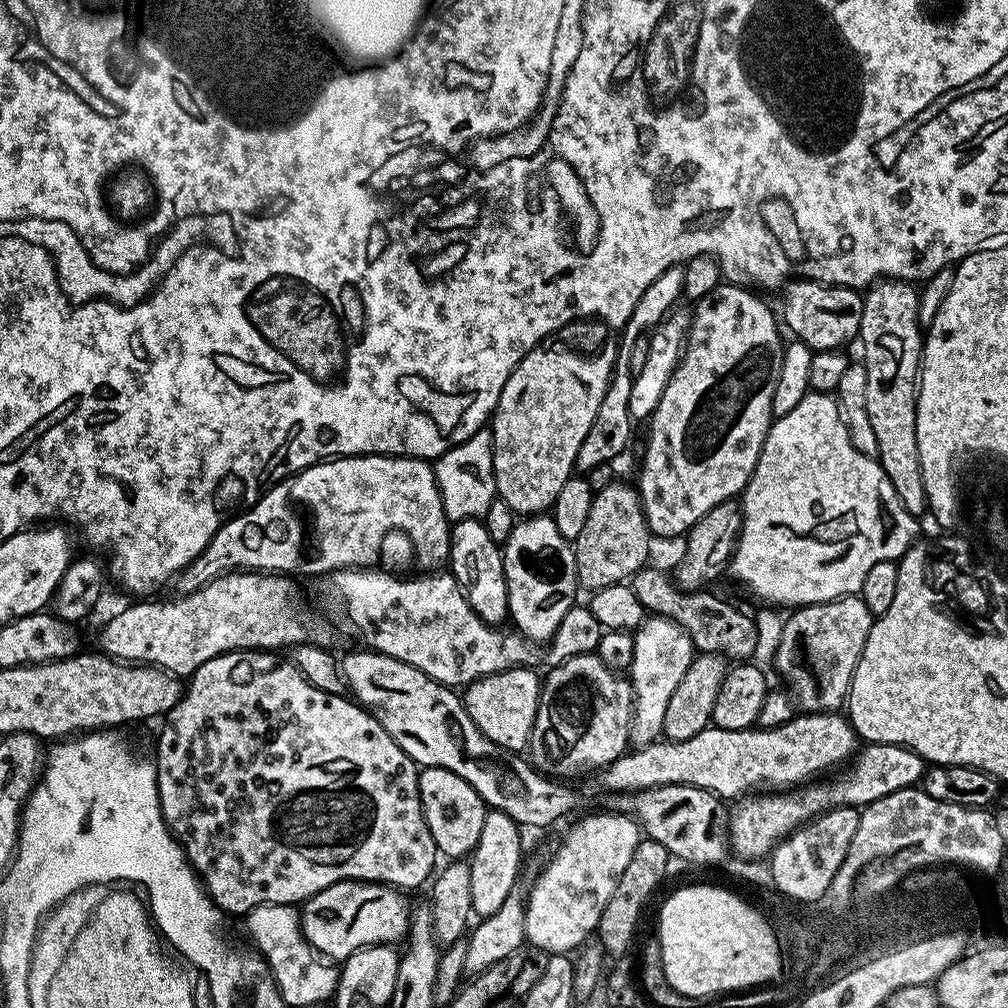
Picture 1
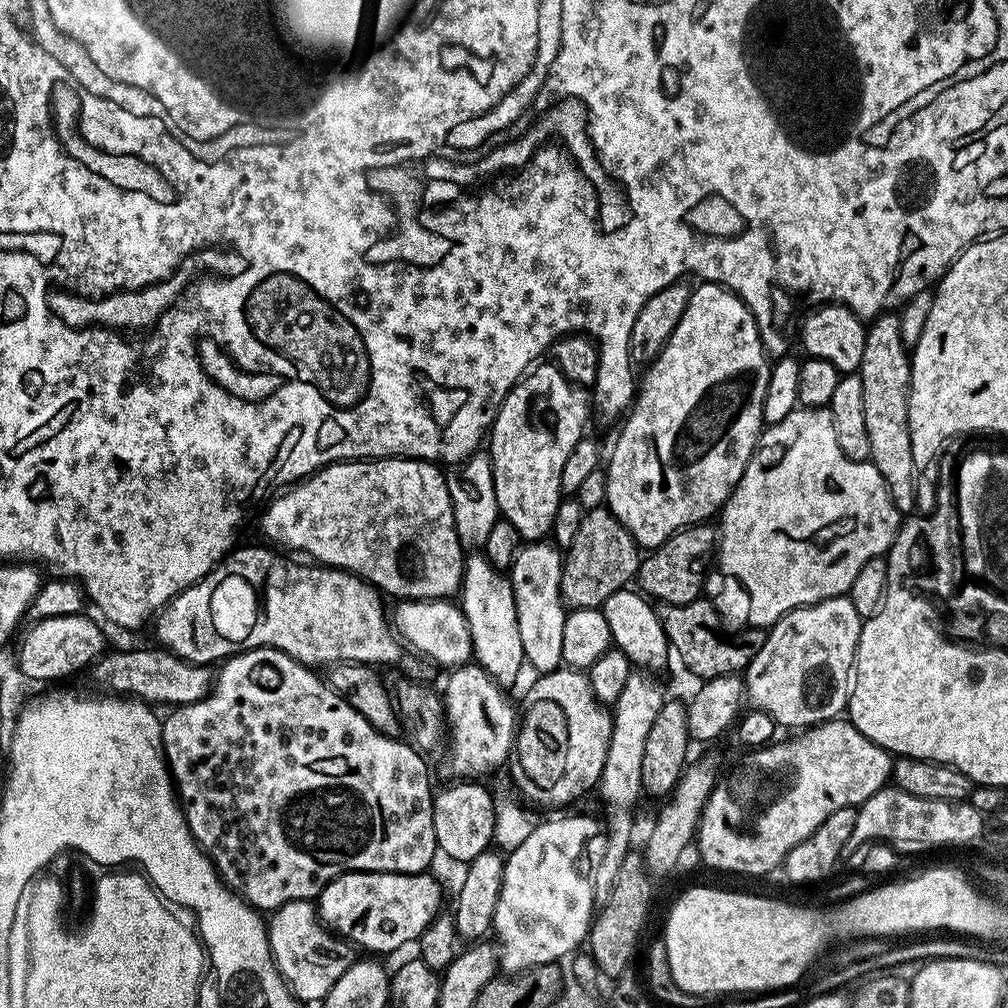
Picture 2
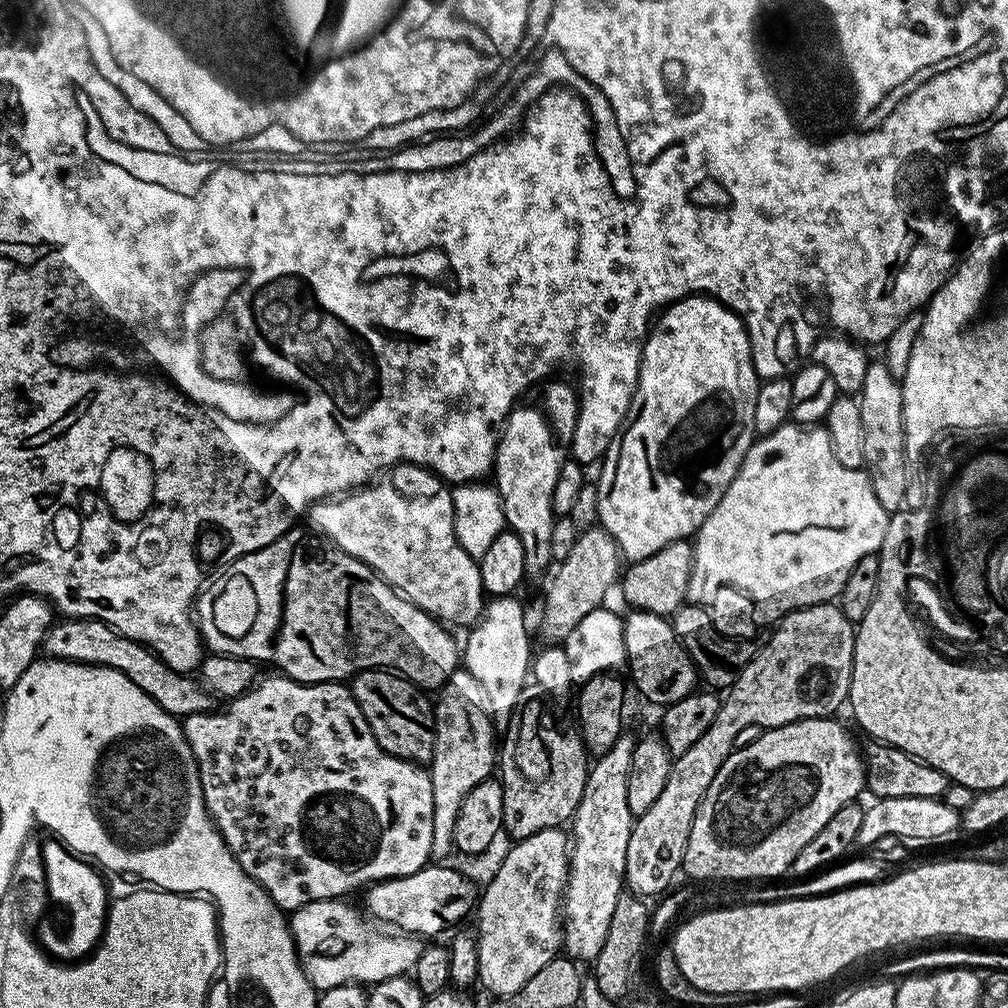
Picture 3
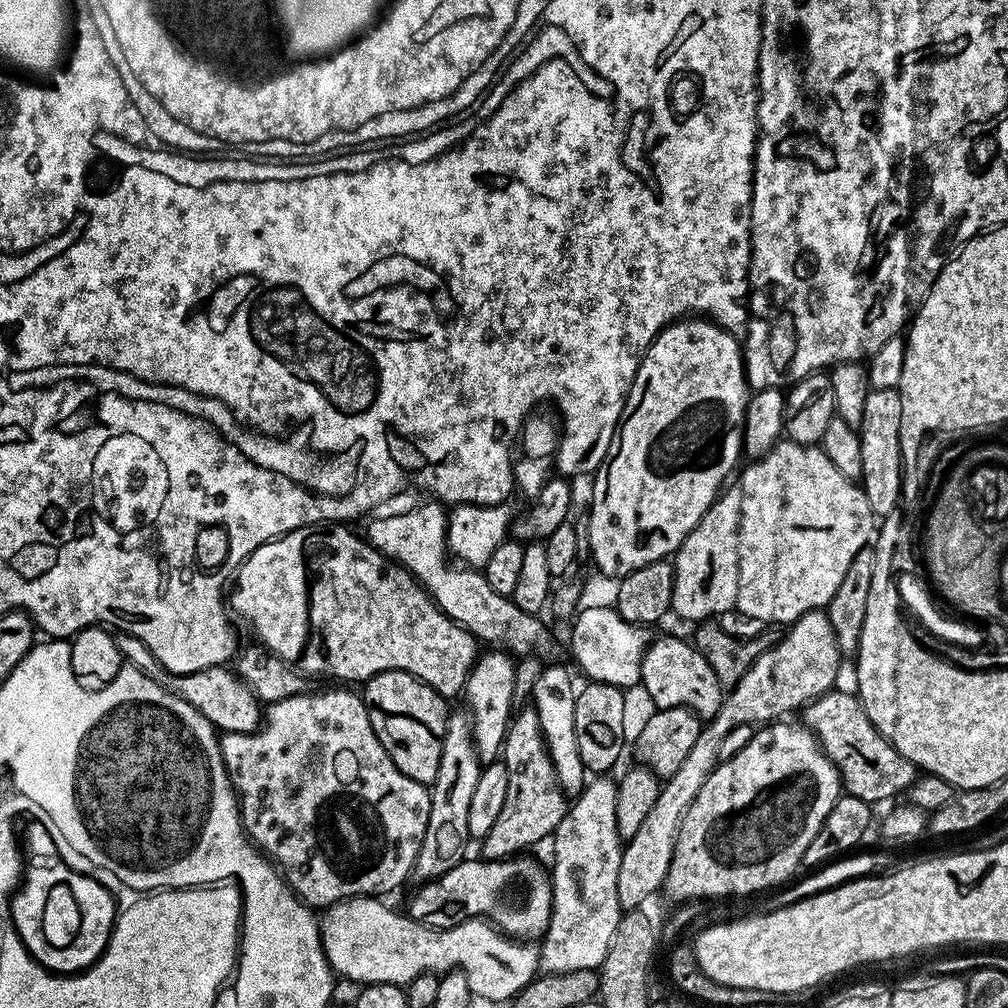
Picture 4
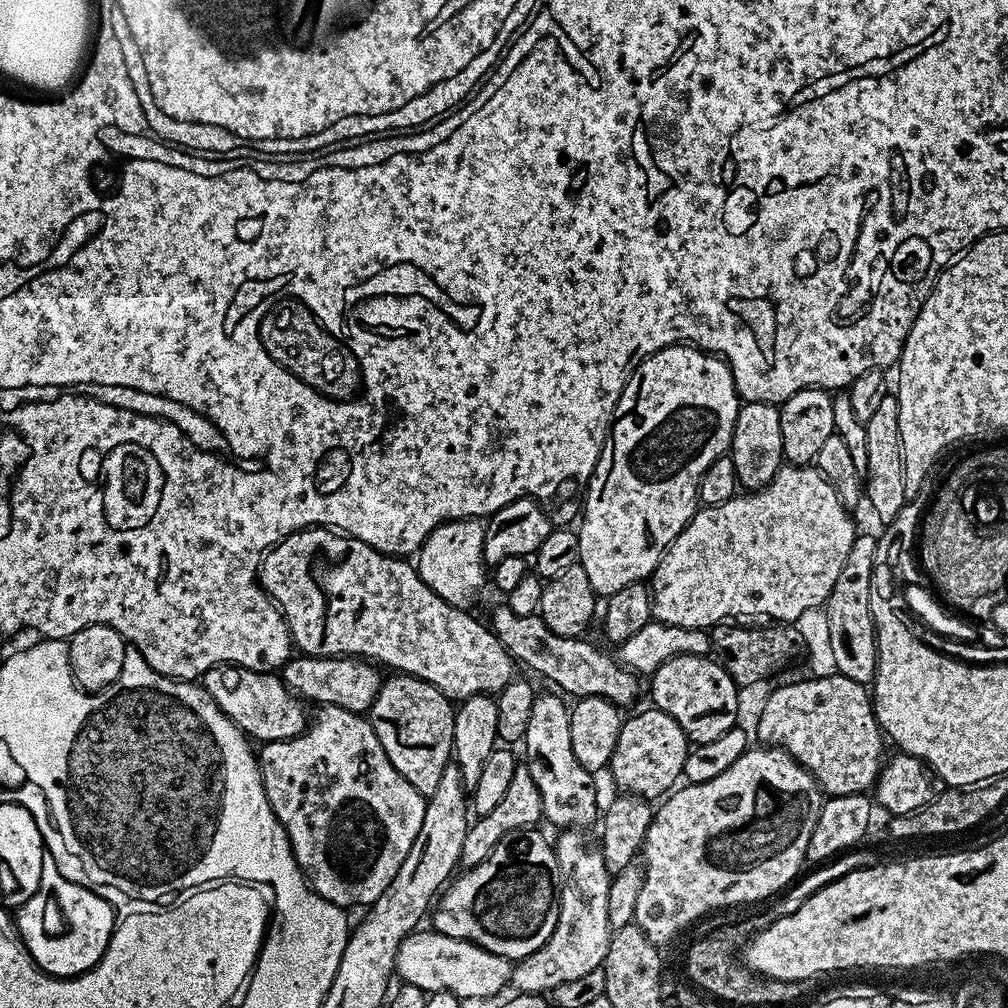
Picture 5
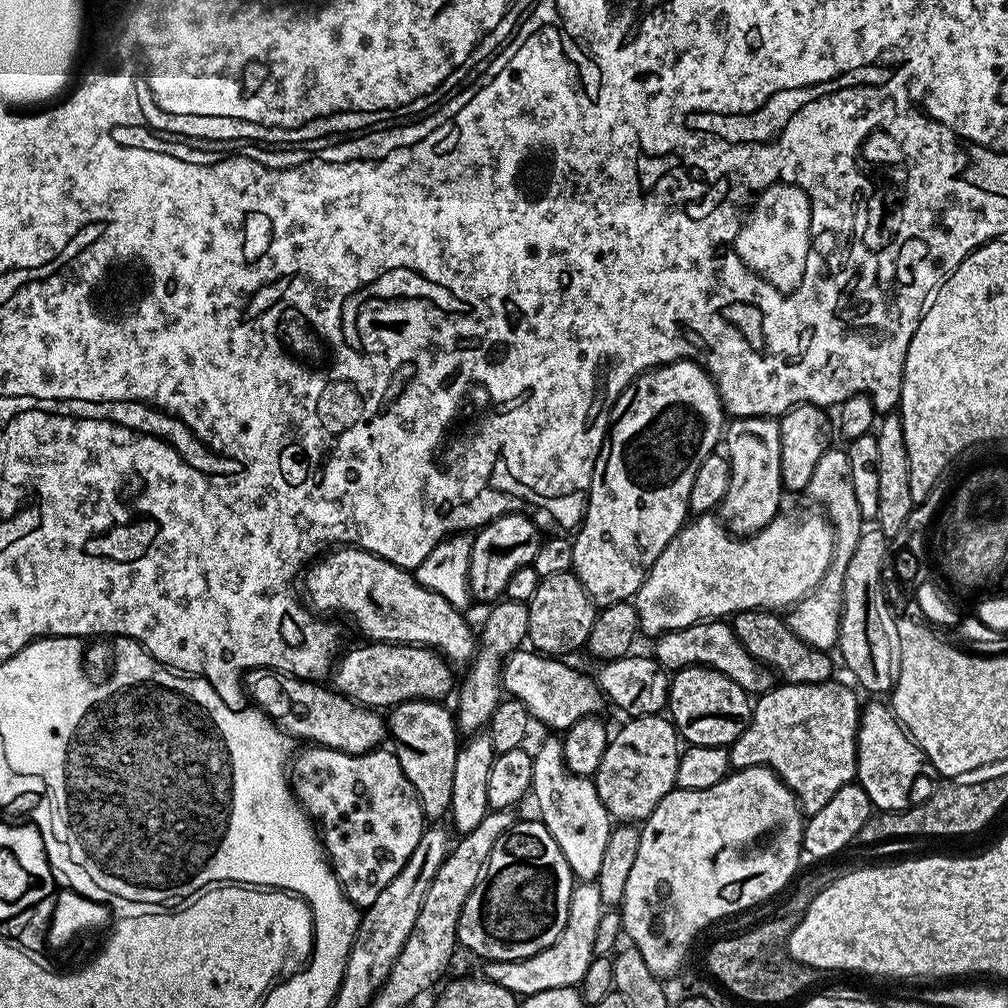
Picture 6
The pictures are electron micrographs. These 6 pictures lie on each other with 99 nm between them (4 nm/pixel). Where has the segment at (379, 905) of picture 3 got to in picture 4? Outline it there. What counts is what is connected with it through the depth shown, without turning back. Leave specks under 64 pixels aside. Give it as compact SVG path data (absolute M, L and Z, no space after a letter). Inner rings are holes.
M517 854L502 860L485 860L483 858L465 858L454 870L442 874L437 880L430 880L419 885L420 889L412 896L406 907L407 915L431 928L452 928L467 920L483 918L491 922L505 936L521 942L536 942L543 937L552 913L552 878L547 867L544 868L528 854Z

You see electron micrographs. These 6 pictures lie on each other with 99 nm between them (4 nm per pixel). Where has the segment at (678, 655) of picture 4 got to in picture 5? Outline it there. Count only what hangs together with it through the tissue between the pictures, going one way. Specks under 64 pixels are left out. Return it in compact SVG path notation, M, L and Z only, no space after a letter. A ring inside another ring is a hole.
M675 656L670 658L658 670L652 673L650 677L652 683L652 700L651 703L659 712L670 714L678 726L688 736L693 745L714 742L714 738L722 738L726 730L737 727L738 720L736 715L740 712L740 696L738 686L730 678L730 674L715 659L708 656Z

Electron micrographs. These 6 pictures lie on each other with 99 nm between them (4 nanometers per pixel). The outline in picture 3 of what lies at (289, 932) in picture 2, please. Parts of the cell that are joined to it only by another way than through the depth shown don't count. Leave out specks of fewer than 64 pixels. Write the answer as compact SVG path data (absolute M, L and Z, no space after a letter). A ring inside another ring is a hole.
M344 898L315 900L291 913L292 940L308 981L317 993L343 984L371 986L386 978L411 973L422 944L417 937L381 926Z

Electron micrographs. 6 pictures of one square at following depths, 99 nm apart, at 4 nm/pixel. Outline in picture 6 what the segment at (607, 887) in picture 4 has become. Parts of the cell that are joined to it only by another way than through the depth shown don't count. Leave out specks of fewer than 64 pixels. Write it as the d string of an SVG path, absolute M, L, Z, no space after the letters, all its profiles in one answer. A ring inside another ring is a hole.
M580 882L573 887L570 910L562 934L546 950L525 960L494 960L483 965L483 975L498 986L506 986L518 998L538 994L542 990L558 990L558 986L574 988L583 980L594 959L594 938L598 922L604 920L606 906L595 882Z

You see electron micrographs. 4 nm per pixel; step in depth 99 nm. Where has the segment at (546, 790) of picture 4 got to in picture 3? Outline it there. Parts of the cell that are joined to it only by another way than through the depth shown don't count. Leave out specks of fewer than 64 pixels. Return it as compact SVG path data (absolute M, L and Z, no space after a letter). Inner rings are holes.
M525 684L498 748L498 779L504 786L503 831L509 832L513 841L530 838L538 830L567 825L576 813L582 790L586 790L590 753L575 731L563 732L556 725L547 702L541 684Z

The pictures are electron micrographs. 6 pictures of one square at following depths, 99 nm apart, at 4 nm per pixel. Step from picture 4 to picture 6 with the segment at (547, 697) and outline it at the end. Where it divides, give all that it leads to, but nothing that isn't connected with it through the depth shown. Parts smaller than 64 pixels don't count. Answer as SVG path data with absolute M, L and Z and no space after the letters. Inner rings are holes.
M559 739L544 740L532 752L531 799L536 799L538 819L550 830L558 850L566 858L573 877L580 882L595 881L602 858L606 851L606 841L614 827L614 821L608 815L602 798L598 798L595 779L575 776L564 764L564 746Z

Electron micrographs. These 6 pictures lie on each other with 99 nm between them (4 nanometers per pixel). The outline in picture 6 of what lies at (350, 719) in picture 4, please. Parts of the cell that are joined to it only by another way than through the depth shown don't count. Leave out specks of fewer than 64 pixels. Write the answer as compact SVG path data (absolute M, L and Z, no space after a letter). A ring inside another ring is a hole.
M308 746L305 752L297 751L290 764L290 784L303 811L307 812L318 829L324 845L324 854L332 865L344 896L363 910L368 908L394 882L398 870L406 866L406 858L414 854L414 846L422 838L426 827L424 811L410 778L402 770L395 751L339 752L333 748Z

